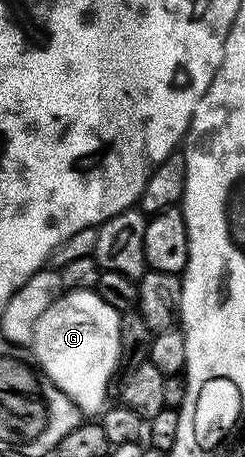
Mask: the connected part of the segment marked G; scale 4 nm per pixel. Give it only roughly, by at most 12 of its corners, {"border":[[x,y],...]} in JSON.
{"border":[[96,291],[42,311],[35,364],[100,415],[122,358],[120,311]]}

